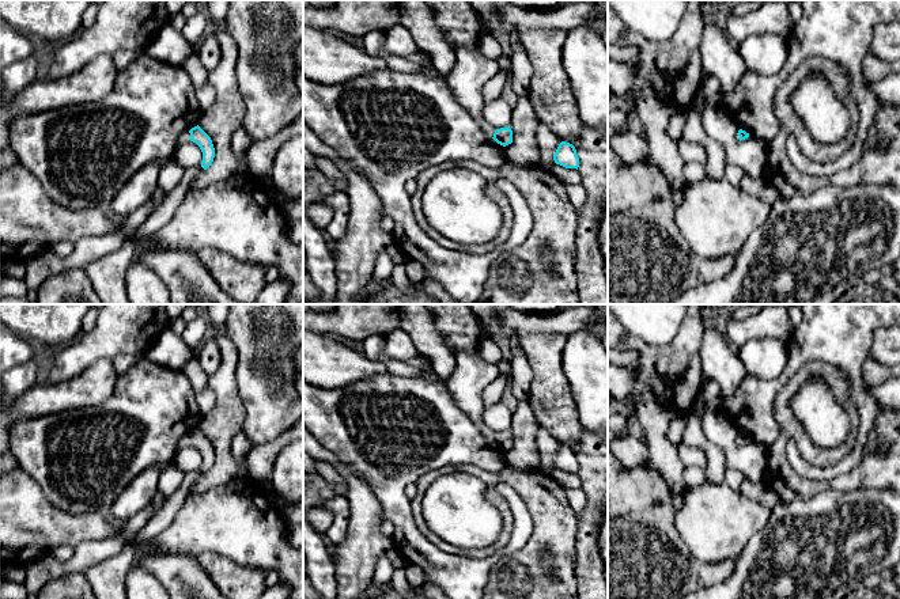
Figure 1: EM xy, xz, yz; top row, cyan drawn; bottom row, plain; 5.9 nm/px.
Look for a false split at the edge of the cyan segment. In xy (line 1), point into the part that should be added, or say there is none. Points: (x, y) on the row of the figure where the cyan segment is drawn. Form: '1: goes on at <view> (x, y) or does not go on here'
1: goes on at xy (185, 137)

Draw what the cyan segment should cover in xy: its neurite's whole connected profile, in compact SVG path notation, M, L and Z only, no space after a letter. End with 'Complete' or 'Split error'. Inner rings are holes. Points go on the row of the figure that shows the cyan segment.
M197 125L189 132L181 134L178 145L185 144L188 141L193 141L200 147L203 152L201 167L207 170L212 164L215 158L215 148L211 137Z. Split error

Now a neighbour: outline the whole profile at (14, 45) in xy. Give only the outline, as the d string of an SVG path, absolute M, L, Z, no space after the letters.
M0 19L0 69L34 54L37 41Z

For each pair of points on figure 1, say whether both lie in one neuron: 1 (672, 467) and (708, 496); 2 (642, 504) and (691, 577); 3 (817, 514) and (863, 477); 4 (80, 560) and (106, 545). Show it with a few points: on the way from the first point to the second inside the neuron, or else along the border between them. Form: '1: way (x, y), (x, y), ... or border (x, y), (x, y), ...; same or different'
1: border (685, 489), (681, 493); different
2: way (642, 522), (642, 529), (673, 560); same
3: border (877, 488), (820, 491), (815, 496); different
4: way (87, 554), (99, 550); same

